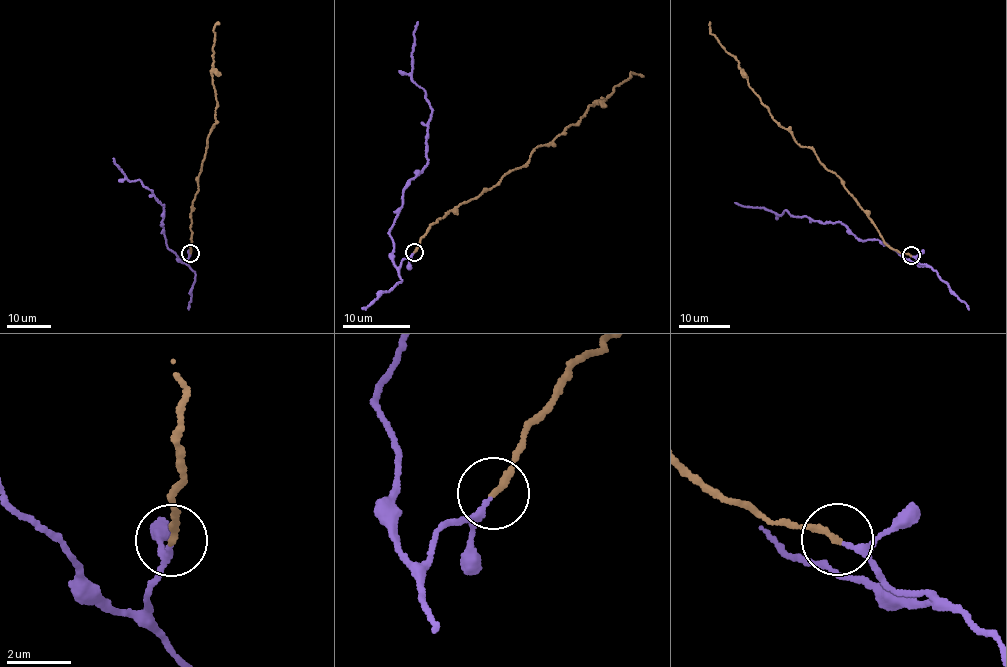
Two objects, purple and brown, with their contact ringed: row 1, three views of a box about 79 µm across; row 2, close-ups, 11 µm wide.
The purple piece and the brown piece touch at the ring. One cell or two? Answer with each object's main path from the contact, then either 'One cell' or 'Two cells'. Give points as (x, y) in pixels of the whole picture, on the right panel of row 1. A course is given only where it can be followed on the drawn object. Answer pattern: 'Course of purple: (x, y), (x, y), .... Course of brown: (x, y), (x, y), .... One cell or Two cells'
Course of purple: (911, 256), (884, 242), (861, 241), (839, 222), (734, 203). Course of brown: (911, 256), (898, 252), (883, 240), (843, 180), (772, 118), (738, 61), (711, 32), (709, 22). One cell

